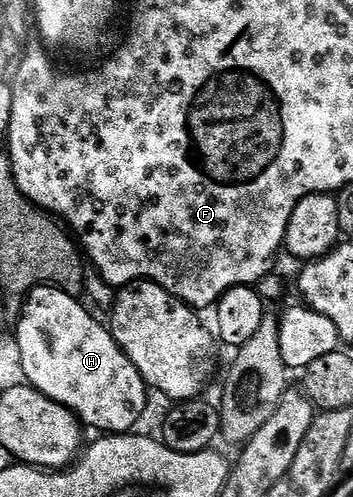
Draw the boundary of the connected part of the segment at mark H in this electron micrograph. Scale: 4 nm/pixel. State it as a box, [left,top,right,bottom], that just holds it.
[16,287,149,433]

